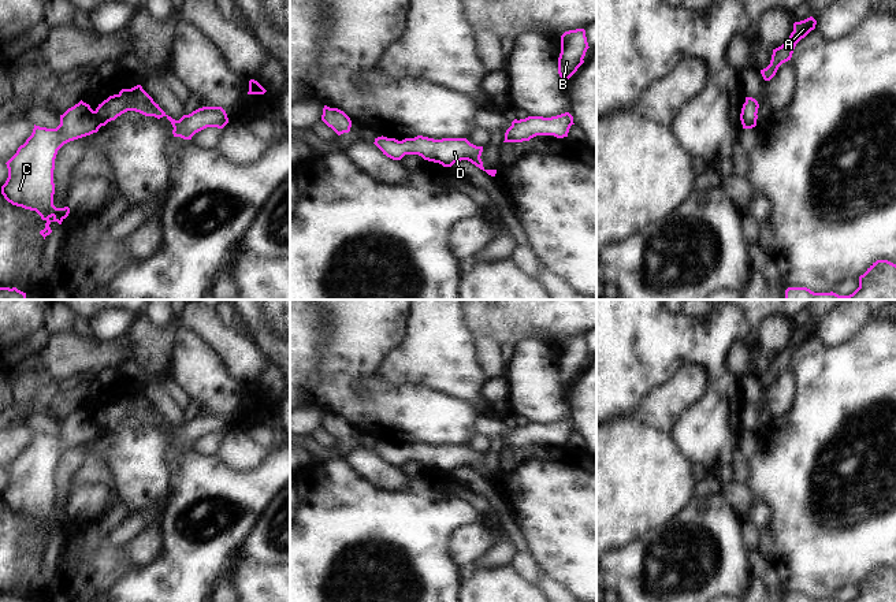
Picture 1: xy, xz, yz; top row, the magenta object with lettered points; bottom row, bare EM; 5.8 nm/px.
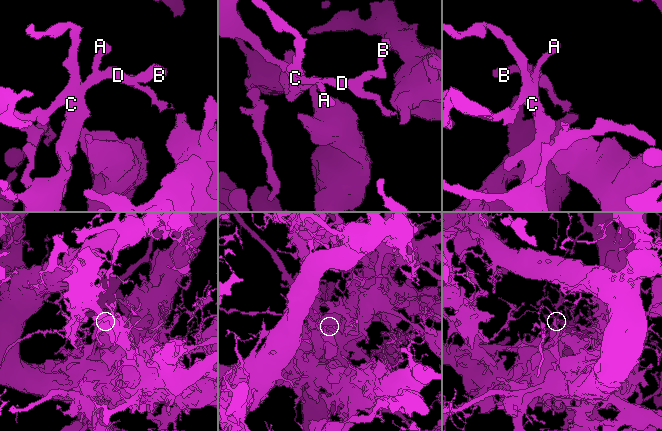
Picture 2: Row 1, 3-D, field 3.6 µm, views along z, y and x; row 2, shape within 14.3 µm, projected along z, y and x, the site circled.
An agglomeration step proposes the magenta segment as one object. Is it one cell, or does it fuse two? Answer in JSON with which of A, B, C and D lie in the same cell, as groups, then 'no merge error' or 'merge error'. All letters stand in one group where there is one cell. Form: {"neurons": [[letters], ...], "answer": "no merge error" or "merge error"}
{"neurons": [["A", "B", "C", "D"]], "answer": "no merge error"}

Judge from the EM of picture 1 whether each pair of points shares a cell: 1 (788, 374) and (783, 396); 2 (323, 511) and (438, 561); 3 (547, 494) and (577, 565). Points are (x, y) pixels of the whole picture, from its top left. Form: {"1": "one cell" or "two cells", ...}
{"1": "one cell", "2": "one cell", "3": "one cell"}

